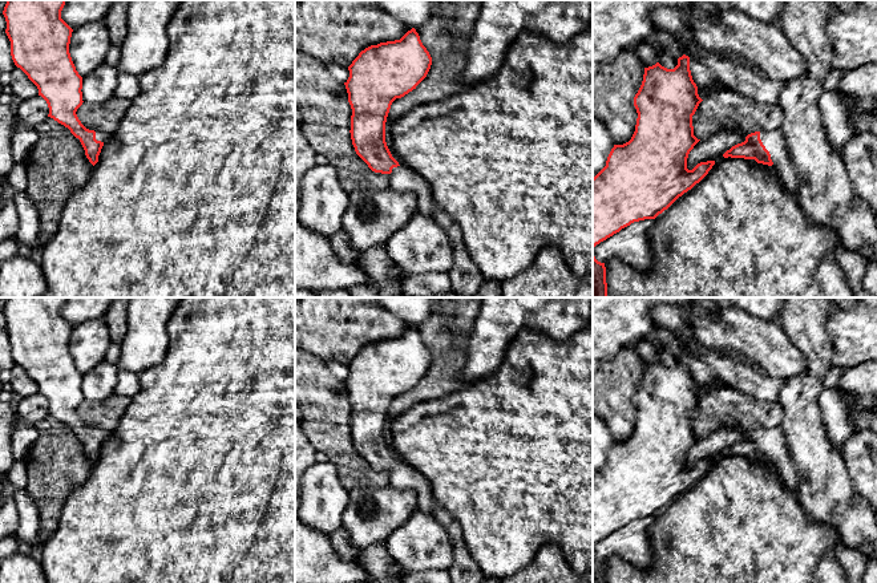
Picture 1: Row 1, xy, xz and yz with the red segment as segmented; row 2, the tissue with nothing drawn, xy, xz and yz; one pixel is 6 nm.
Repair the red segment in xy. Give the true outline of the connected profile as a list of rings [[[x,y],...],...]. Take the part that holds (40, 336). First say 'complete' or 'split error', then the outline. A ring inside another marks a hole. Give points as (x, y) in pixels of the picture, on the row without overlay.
split error; [[[7,297],[3,312],[7,319],[5,331],[11,339],[11,353],[17,365],[37,384],[49,405],[48,414],[64,422],[80,437],[85,453],[94,463],[102,444],[112,430],[86,426],[76,409],[82,402],[82,375],[76,368],[69,351],[73,327],[61,316],[65,297]]]

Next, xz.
split error; [[[415,325],[400,337],[380,340],[361,348],[348,364],[349,375],[344,380],[348,400],[352,406],[351,437],[356,452],[375,470],[389,471],[389,485],[399,489],[413,489],[417,493],[419,509],[427,514],[433,513],[435,497],[429,479],[409,465],[401,465],[392,454],[385,440],[385,420],[392,400],[401,396],[427,375],[432,355],[423,343]]]

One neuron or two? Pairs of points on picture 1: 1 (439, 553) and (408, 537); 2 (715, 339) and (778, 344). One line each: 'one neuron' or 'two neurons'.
1: one neuron
2: one neuron

